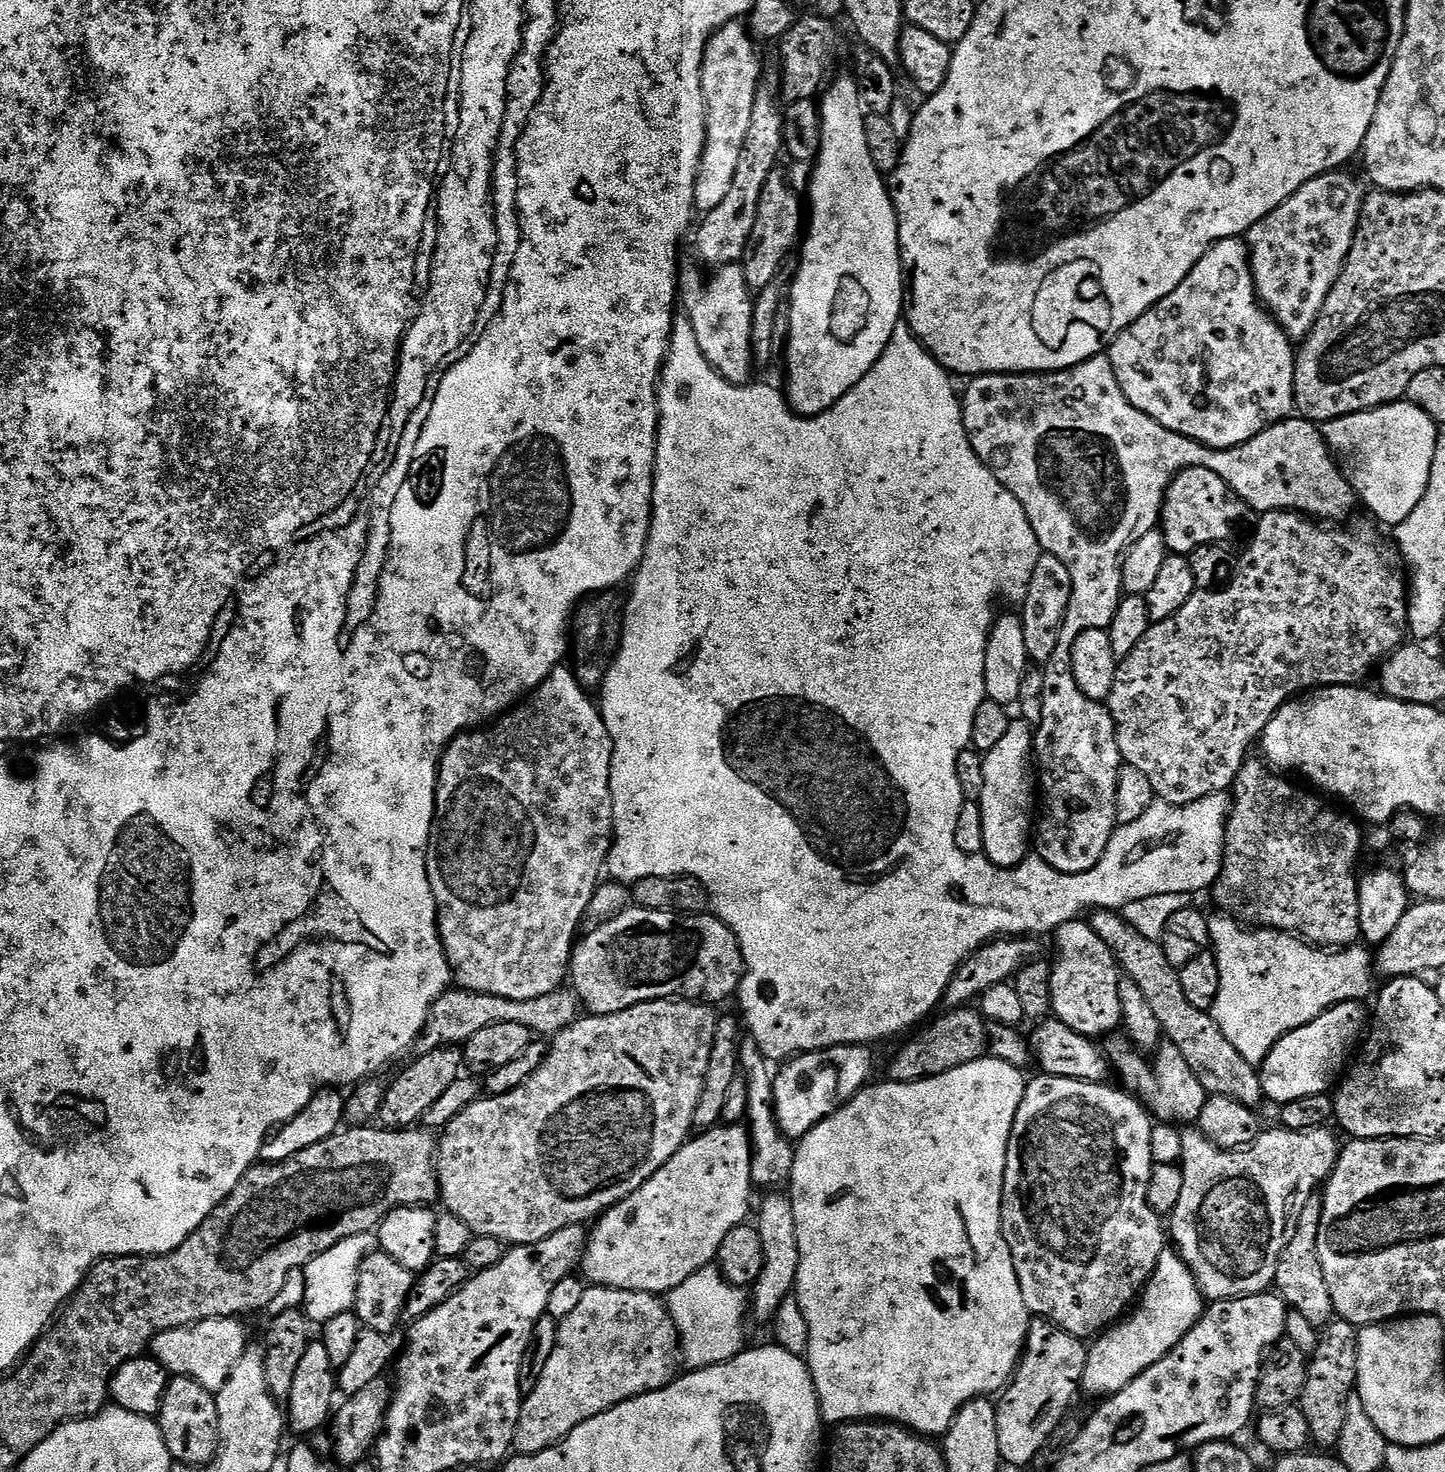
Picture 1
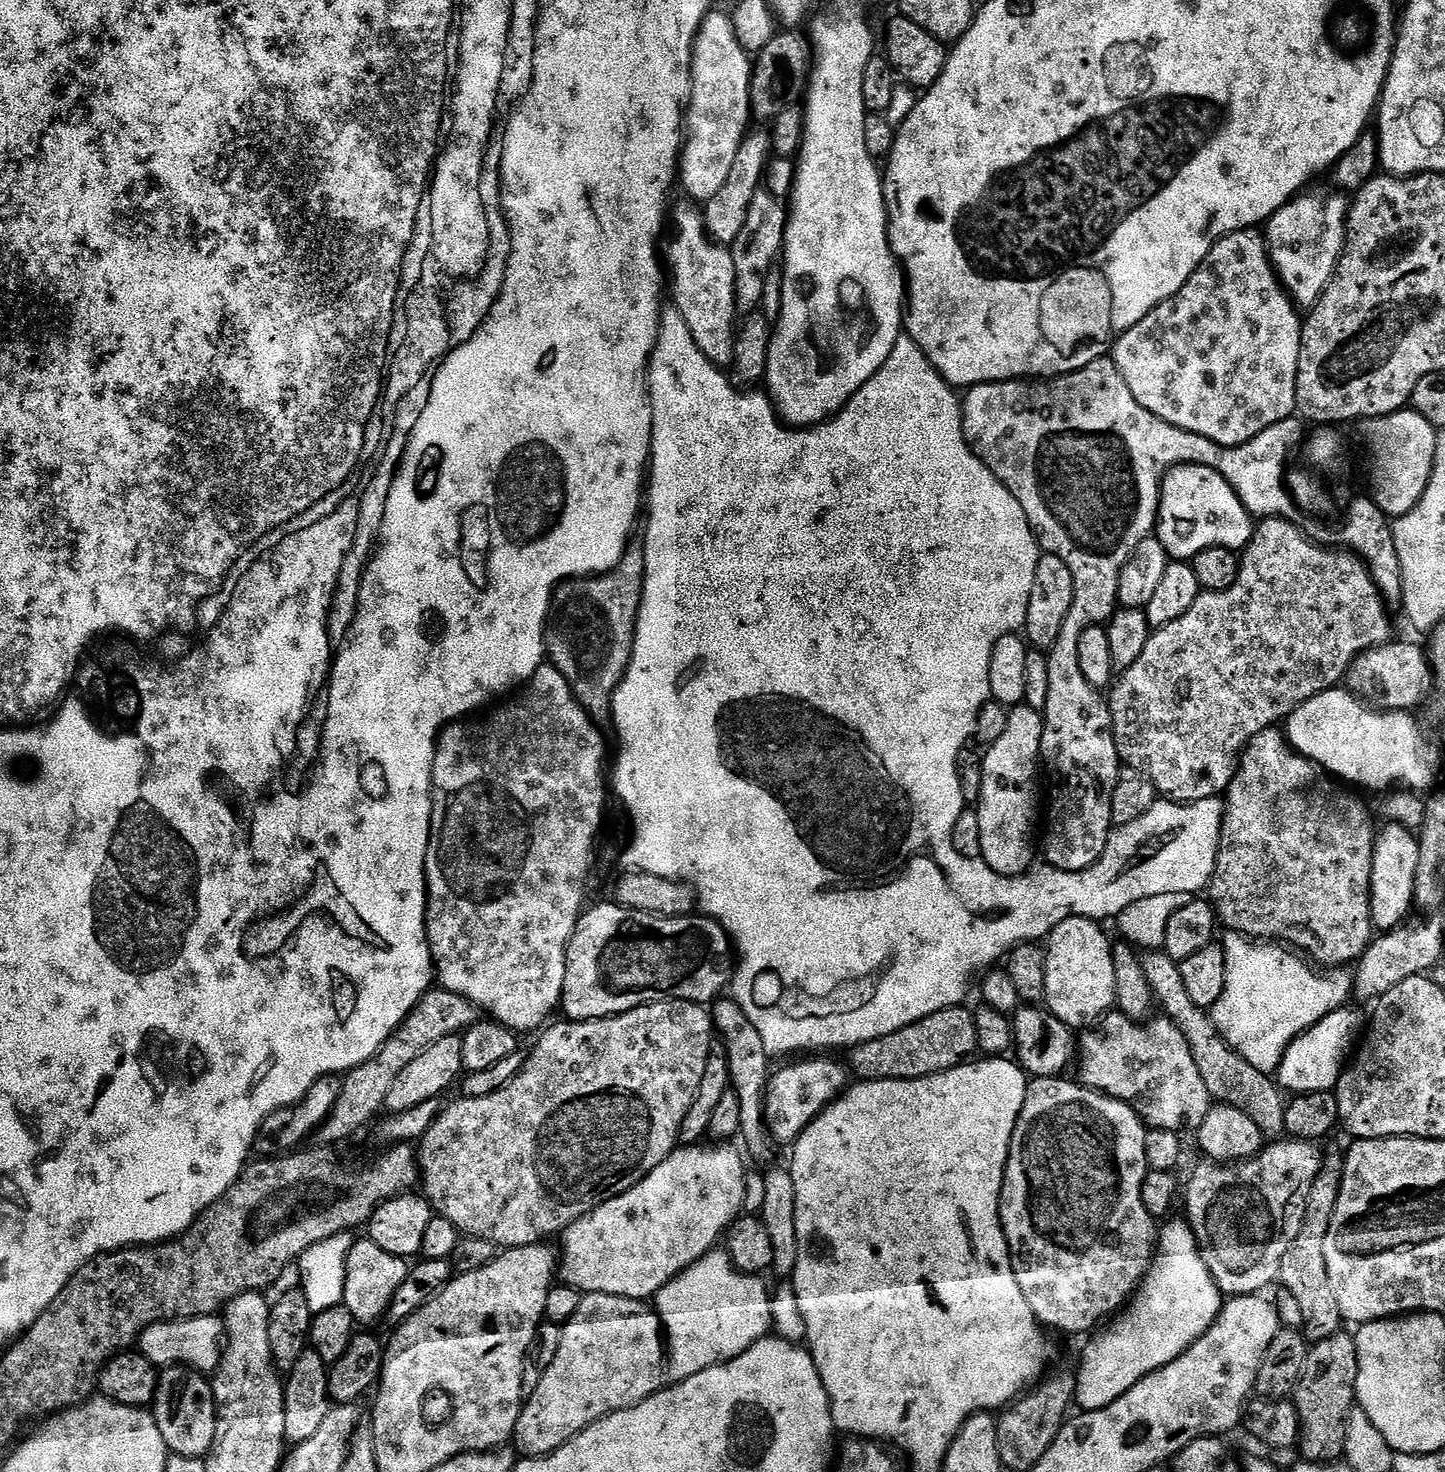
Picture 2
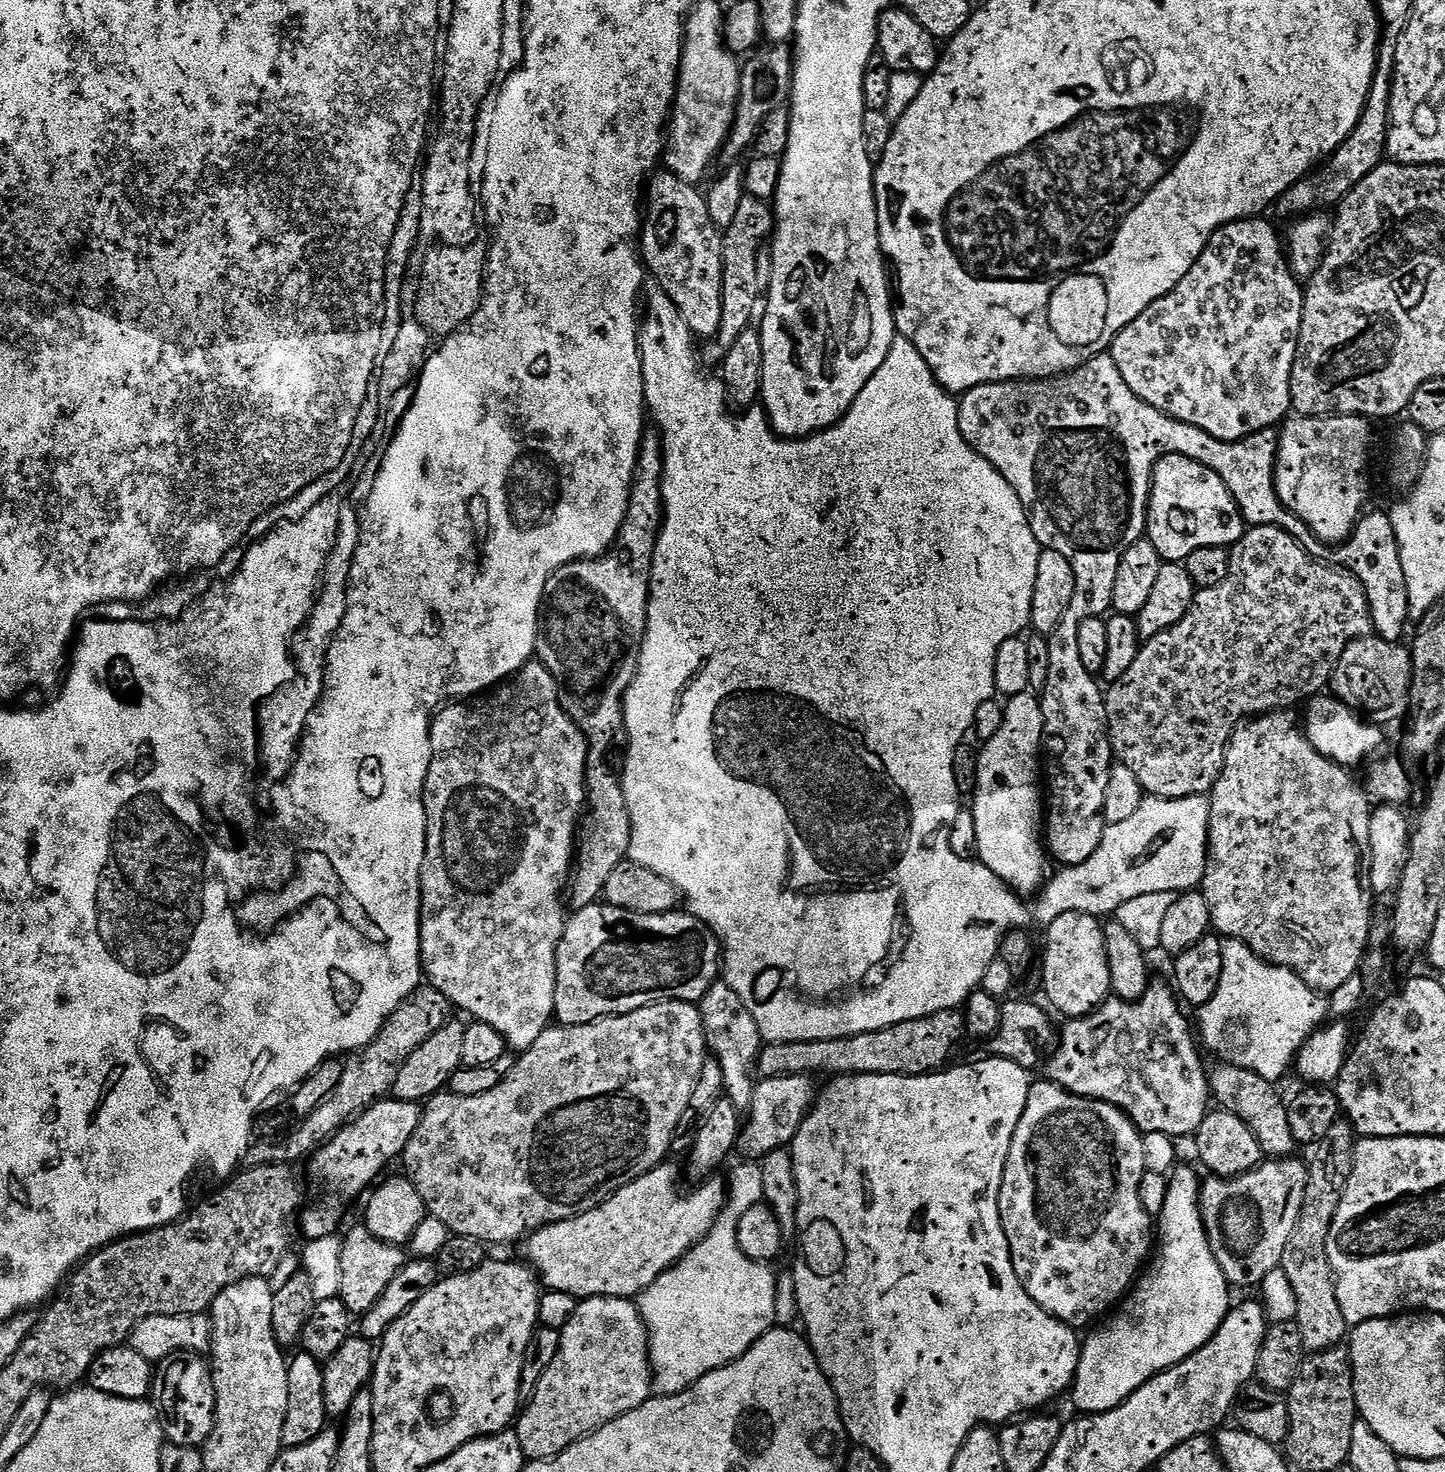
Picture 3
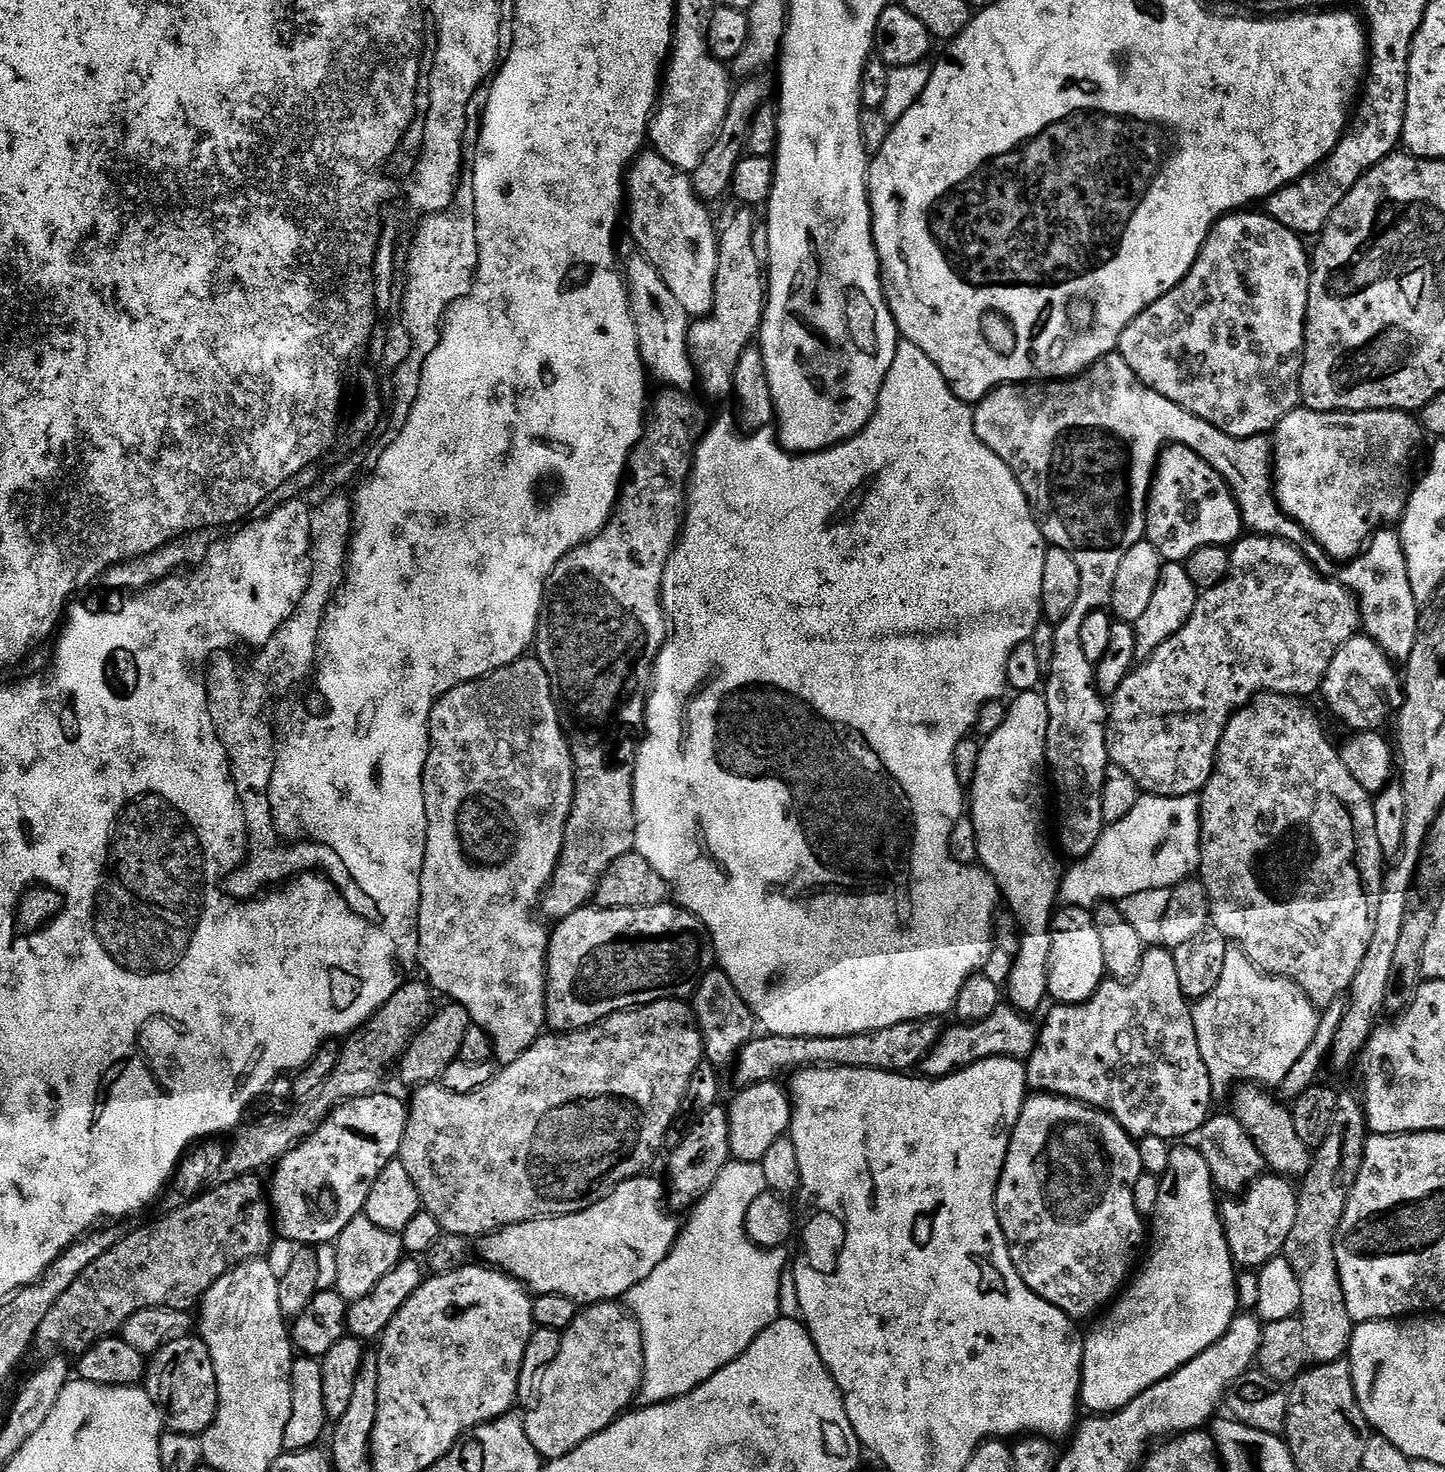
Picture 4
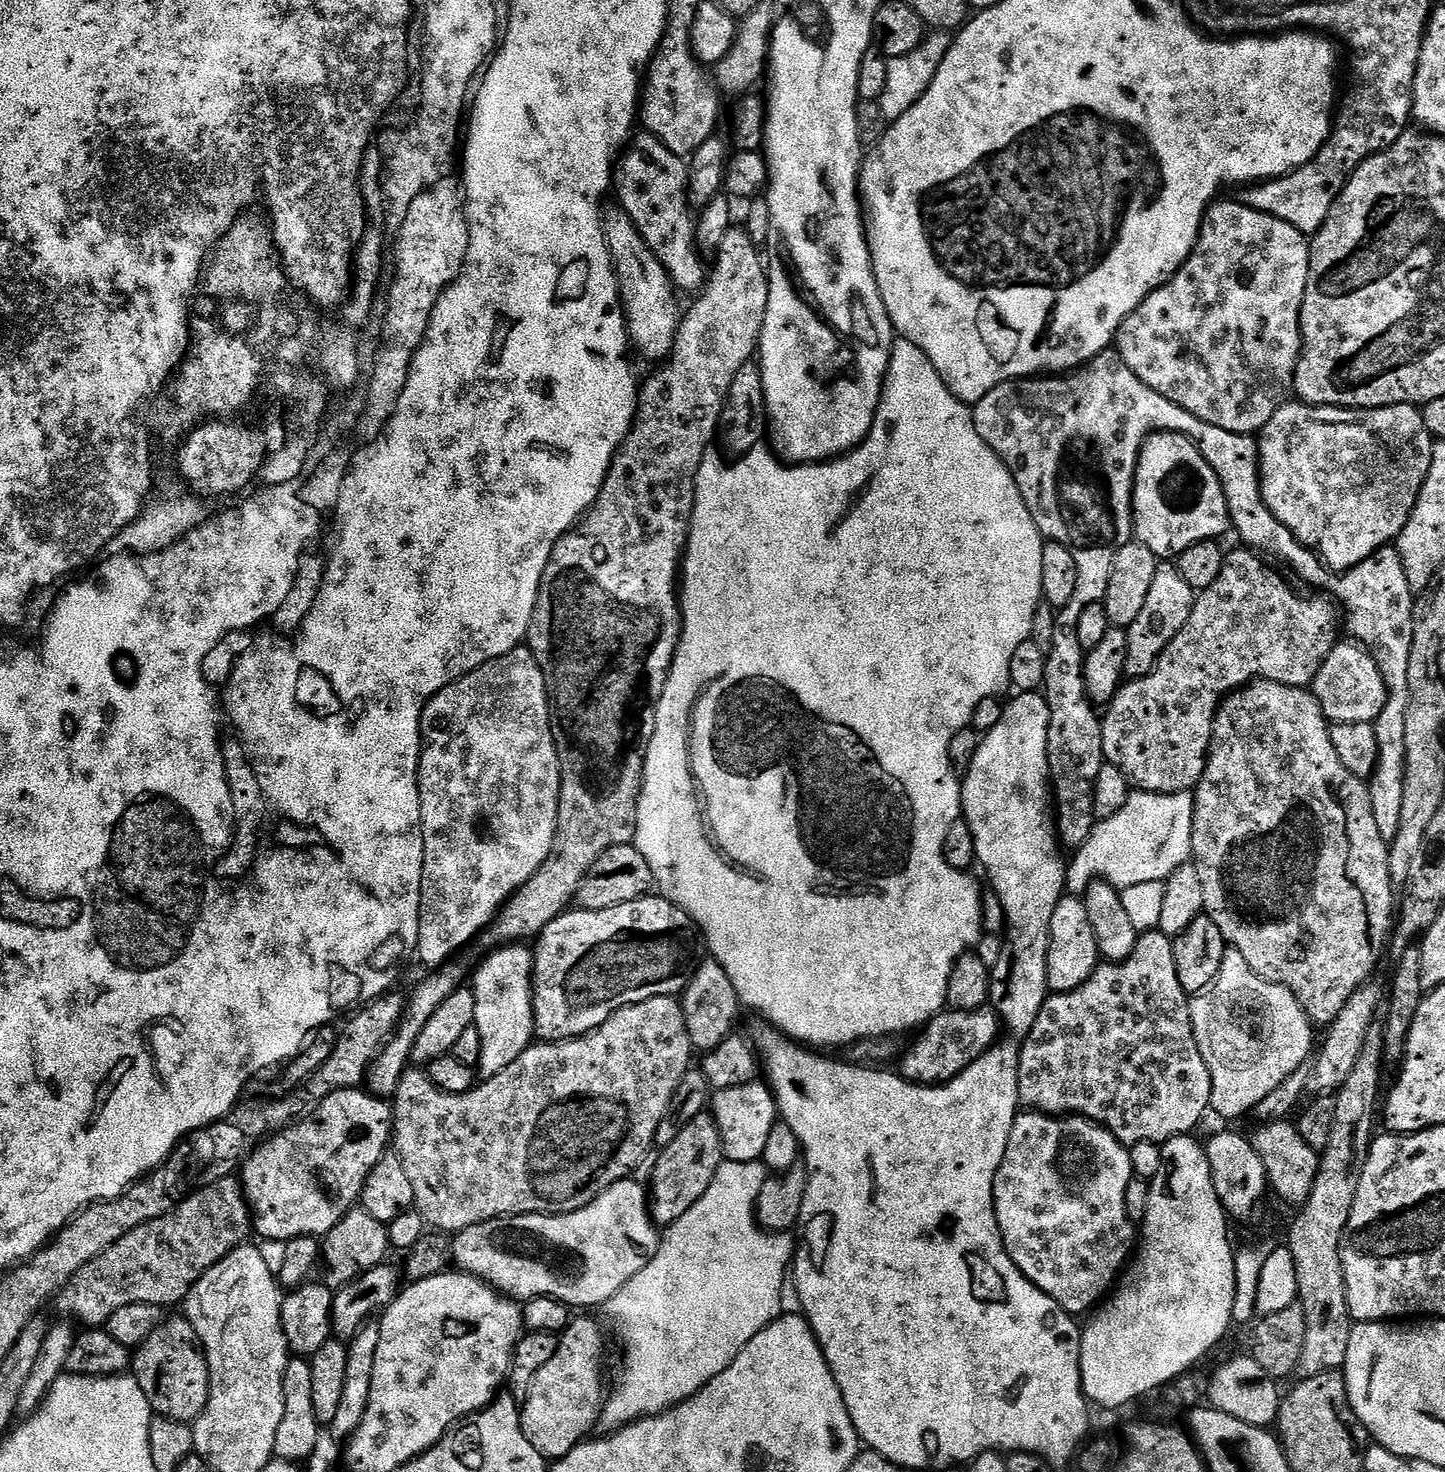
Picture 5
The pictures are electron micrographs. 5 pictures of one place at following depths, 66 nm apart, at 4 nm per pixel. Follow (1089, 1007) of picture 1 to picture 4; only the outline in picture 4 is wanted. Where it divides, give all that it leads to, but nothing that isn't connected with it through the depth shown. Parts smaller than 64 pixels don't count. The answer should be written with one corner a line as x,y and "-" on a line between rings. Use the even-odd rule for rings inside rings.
1061,907
1052,917
1052,937
1050,938
1050,966
1048,967
1048,995
1056,1004
1081,1004
1086,1002
1098,990
1098,986
1106,979
1104,963
1102,962
1102,945
1098,943
1098,926
1094,926
1092,912
1086,908

